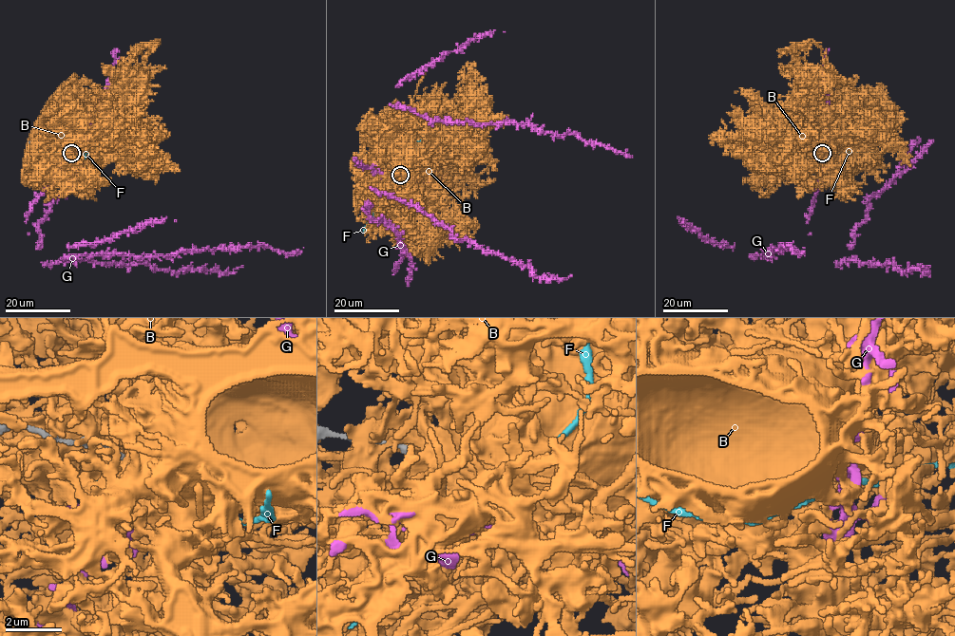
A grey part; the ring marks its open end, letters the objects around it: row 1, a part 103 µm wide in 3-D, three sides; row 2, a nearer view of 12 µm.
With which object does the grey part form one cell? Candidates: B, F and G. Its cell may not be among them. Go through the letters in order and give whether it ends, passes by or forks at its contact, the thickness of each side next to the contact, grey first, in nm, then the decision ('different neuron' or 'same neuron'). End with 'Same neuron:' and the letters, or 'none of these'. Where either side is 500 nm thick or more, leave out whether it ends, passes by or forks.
B: it passes by | 240/400 nm | different neuron
F: it passes by | 220/180 nm | different neuron
G: it passes by | 180/280 nm | different neuron
Same neuron: none of these

